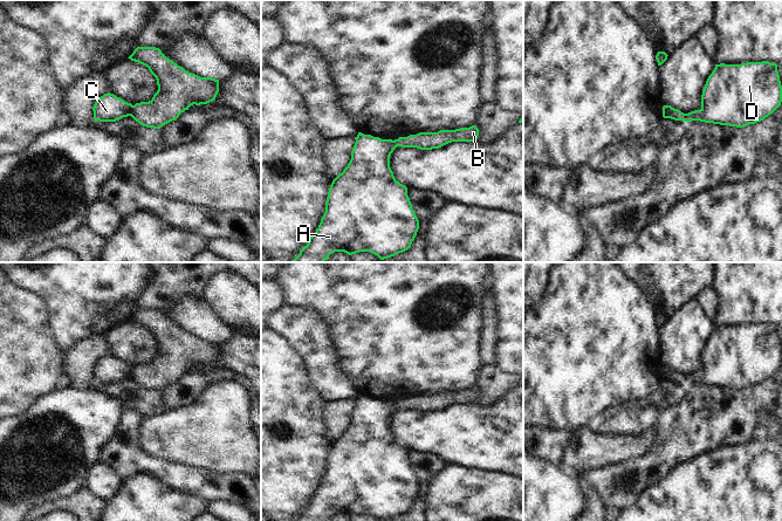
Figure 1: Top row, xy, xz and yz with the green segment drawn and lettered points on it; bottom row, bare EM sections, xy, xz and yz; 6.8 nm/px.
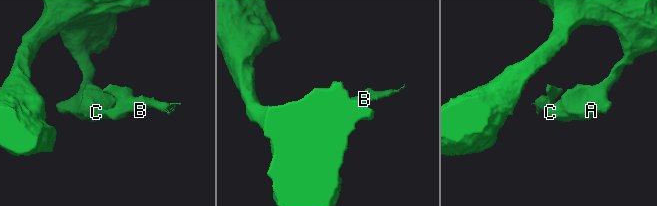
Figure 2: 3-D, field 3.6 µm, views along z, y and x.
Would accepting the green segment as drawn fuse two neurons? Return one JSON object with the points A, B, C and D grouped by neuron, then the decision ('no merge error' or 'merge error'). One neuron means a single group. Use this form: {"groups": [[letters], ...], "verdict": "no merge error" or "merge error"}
{"groups": [["A", "C", "D"], ["B"]], "verdict": "merge error"}

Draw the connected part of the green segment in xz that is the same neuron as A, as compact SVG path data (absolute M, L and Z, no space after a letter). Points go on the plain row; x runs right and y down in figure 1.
M358 395L348 429L331 445L318 491L295 521L328 521L335 514L349 517L370 514L387 521L411 509L419 492L407 450L396 443L390 418L395 403Z

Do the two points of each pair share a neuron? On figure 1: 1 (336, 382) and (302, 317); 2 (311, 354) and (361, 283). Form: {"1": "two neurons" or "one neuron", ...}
{"1": "one neuron", "2": "two neurons"}

